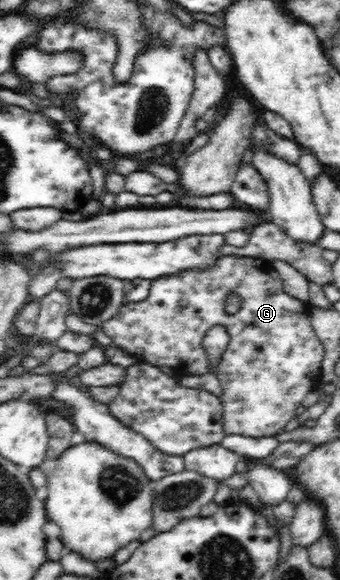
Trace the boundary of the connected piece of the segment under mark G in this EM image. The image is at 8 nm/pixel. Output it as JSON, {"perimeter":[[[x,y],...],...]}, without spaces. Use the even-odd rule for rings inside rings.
{"perimeter":[[[228,255],[228,257],[218,259],[217,263],[214,263],[214,266],[210,267],[210,270],[207,271],[182,271],[181,273],[174,273],[174,275],[164,275],[161,278],[153,279],[150,281],[149,295],[144,300],[124,303],[115,317],[107,319],[100,328],[106,336],[112,339],[114,345],[121,348],[125,353],[132,357],[146,359],[147,363],[152,363],[157,367],[164,366],[172,368],[177,375],[182,375],[183,377],[186,375],[205,375],[210,374],[210,371],[212,371],[220,382],[220,386],[222,386],[223,392],[222,395],[220,395],[220,399],[225,409],[223,420],[225,434],[240,434],[250,437],[274,436],[275,433],[284,429],[288,421],[293,419],[296,409],[304,402],[310,390],[318,387],[322,382],[321,367],[322,361],[324,361],[324,347],[320,339],[316,336],[316,332],[311,324],[310,315],[308,315],[308,312],[304,311],[304,306],[302,306],[302,302],[300,302],[298,298],[290,297],[290,294],[284,292],[284,289],[282,289],[282,281],[278,279],[276,271],[272,271],[272,265],[270,265],[268,261],[258,261],[256,267],[248,267],[248,257]],[[232,293],[238,293],[238,297],[240,297],[240,301],[242,301],[238,313],[234,313],[234,315],[226,313],[226,297],[232,295]],[[214,325],[222,325],[222,327],[226,328],[230,336],[230,342],[220,361],[212,367],[212,365],[210,365],[210,359],[205,349],[202,347],[202,339]]]}

